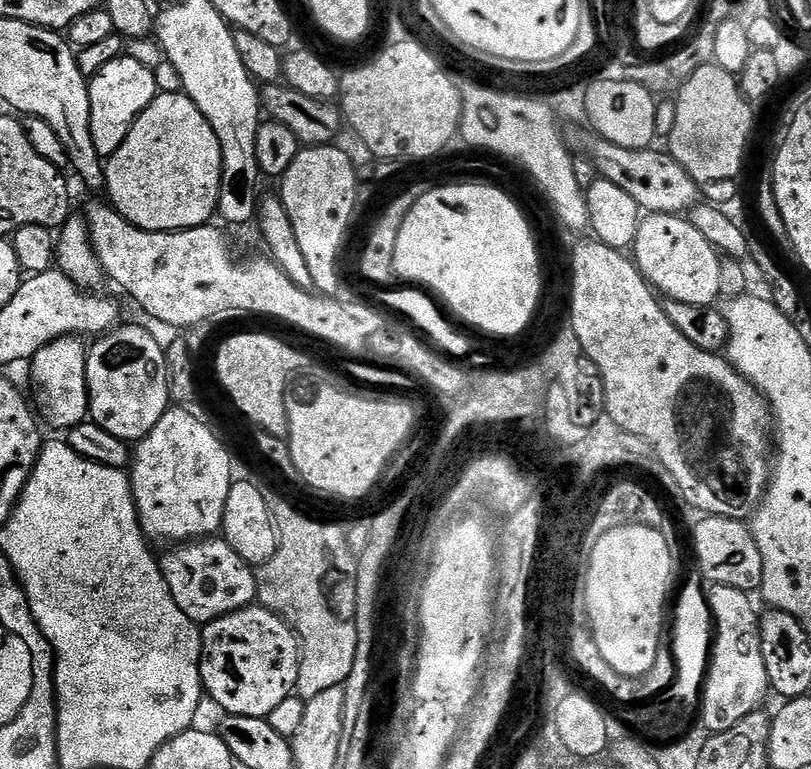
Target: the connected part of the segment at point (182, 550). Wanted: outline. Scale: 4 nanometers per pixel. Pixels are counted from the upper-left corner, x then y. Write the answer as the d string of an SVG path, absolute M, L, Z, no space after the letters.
M222 536L205 537L203 540L185 541L179 543L172 552L168 552L159 559L160 568L164 572L166 584L178 602L178 610L186 614L198 626L209 624L212 620L222 618L231 612L243 608L251 608L257 603L257 580L253 567L241 558L236 550L230 546Z

